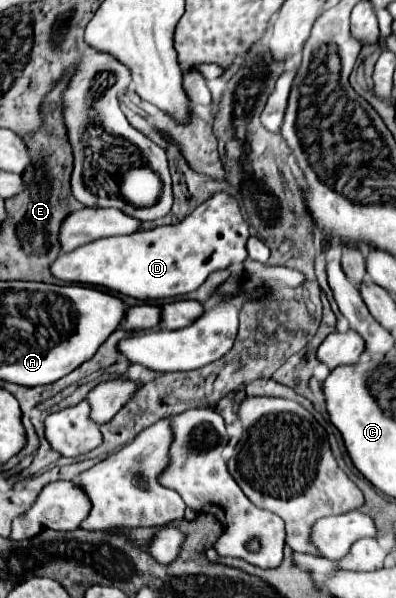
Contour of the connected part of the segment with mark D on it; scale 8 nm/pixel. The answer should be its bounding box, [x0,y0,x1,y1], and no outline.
[49,192,249,300]

